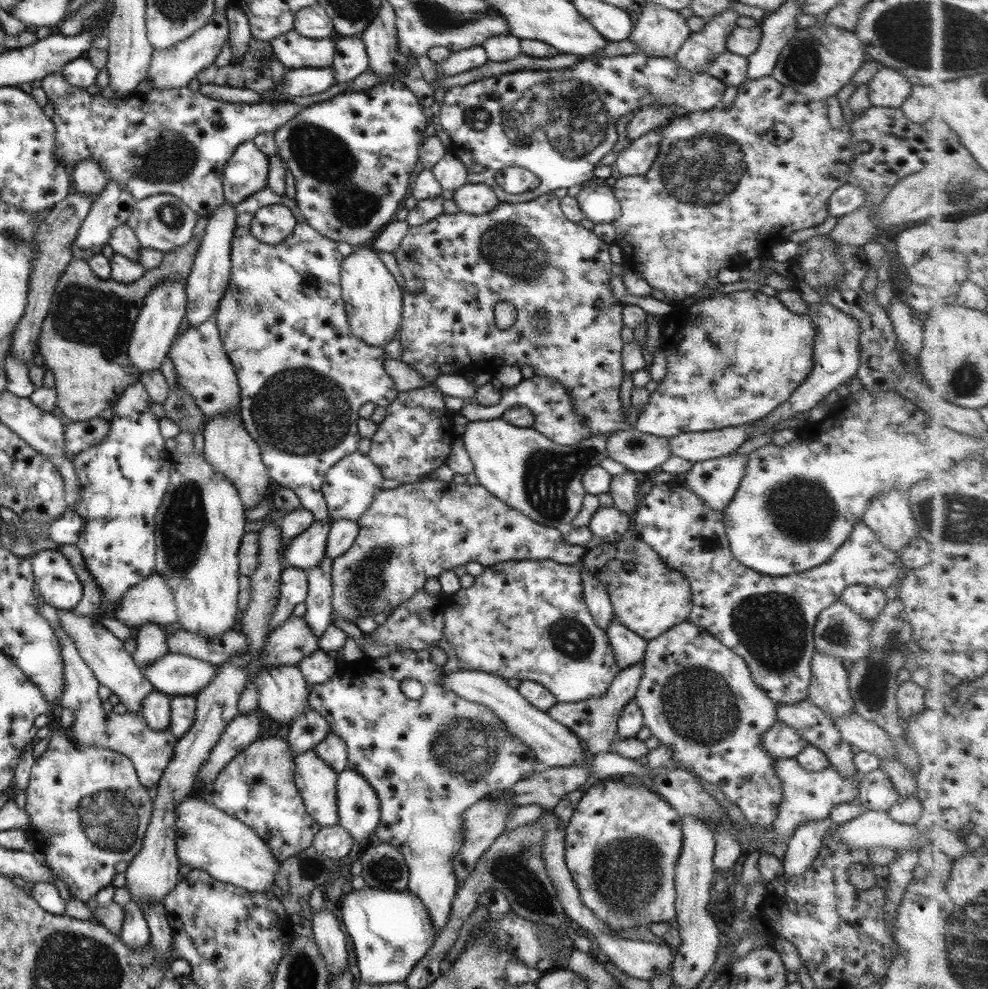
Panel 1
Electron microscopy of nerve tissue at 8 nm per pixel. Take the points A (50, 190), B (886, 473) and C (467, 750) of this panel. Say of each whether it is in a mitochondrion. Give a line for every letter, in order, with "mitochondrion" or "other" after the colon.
A: mitochondrion
B: other
C: mitochondrion

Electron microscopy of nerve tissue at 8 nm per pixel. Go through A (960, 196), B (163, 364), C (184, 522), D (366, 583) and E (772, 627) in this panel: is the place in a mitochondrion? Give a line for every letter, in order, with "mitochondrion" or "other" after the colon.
A: mitochondrion
B: other
C: mitochondrion
D: mitochondrion
E: mitochondrion

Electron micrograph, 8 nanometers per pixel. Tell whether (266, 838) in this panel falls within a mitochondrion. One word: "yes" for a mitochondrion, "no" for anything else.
no

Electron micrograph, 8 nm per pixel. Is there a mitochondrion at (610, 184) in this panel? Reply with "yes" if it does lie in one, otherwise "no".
no

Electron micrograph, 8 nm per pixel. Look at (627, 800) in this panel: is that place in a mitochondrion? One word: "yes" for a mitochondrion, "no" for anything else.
no

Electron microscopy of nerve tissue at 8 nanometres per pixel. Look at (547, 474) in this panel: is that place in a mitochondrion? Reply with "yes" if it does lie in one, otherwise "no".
yes

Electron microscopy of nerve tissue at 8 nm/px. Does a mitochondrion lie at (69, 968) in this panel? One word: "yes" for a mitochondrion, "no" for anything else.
yes

